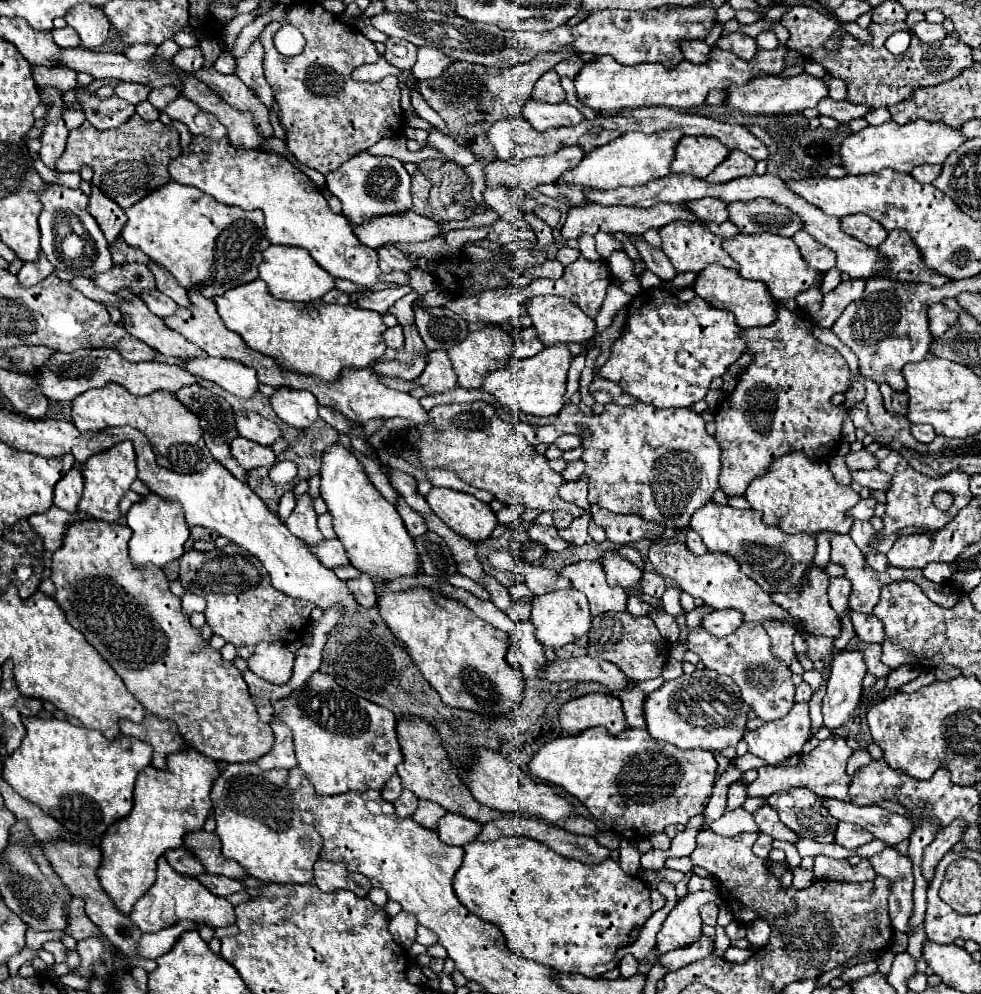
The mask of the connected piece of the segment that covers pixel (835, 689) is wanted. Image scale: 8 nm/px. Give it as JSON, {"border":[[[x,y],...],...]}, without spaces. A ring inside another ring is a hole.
{"border":[[[854,637],[848,643],[846,651],[842,655],[836,655],[832,663],[832,671],[822,703],[824,725],[828,729],[842,727],[860,703],[862,677],[866,675],[866,665],[862,661],[862,655],[858,655],[858,651],[852,649],[856,641],[858,639]]]}

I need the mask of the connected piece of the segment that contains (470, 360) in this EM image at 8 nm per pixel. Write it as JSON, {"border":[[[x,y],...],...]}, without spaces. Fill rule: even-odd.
{"border":[[[488,325],[484,329],[468,333],[468,337],[464,341],[460,341],[458,345],[454,345],[448,351],[448,357],[450,357],[452,367],[456,371],[458,385],[464,387],[464,389],[480,389],[484,375],[488,371],[498,369],[498,367],[506,367],[506,363],[510,363],[510,359],[512,359],[512,353],[514,353],[512,337],[504,329]]]}

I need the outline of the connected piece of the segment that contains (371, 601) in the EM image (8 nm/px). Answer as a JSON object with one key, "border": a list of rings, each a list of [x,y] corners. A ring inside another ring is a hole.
{"border":[[[360,575],[356,579],[350,579],[346,581],[350,591],[354,593],[356,601],[362,605],[362,607],[374,607],[376,605],[376,585],[374,585],[374,579],[370,575]]]}

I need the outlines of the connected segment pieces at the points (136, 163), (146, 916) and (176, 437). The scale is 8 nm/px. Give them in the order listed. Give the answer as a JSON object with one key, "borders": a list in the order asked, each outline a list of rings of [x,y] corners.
{"borders":[[[[132,115],[128,123],[106,131],[98,131],[96,127],[84,121],[80,127],[70,131],[66,151],[56,161],[56,167],[60,171],[80,171],[82,165],[92,167],[92,185],[98,187],[122,209],[128,209],[140,199],[144,199],[148,193],[172,181],[168,165],[178,155],[180,139],[174,127],[166,127],[160,121],[146,123],[140,115]]],[[[164,857],[158,859],[158,871],[156,871],[154,885],[136,901],[136,905],[130,913],[130,919],[140,927],[142,933],[172,927],[182,919],[190,919],[194,923],[204,923],[212,929],[228,927],[228,925],[236,923],[234,907],[224,897],[216,897],[210,891],[206,891],[206,887],[202,887],[198,883],[198,879],[176,873]]],[[[116,383],[90,389],[72,401],[72,421],[82,433],[120,425],[136,427],[148,435],[148,441],[156,453],[156,463],[176,473],[198,473],[214,461],[202,439],[198,419],[168,391],[154,391],[150,395],[138,397]]]]}

